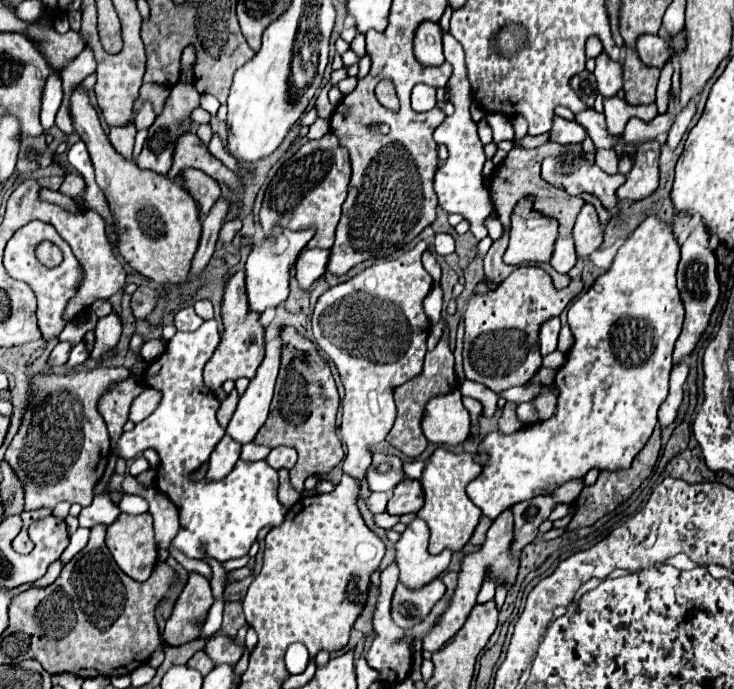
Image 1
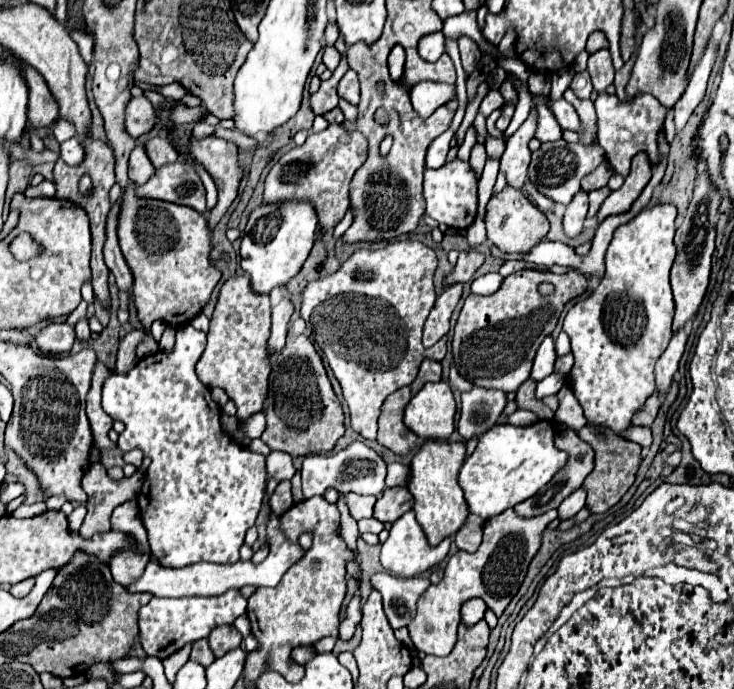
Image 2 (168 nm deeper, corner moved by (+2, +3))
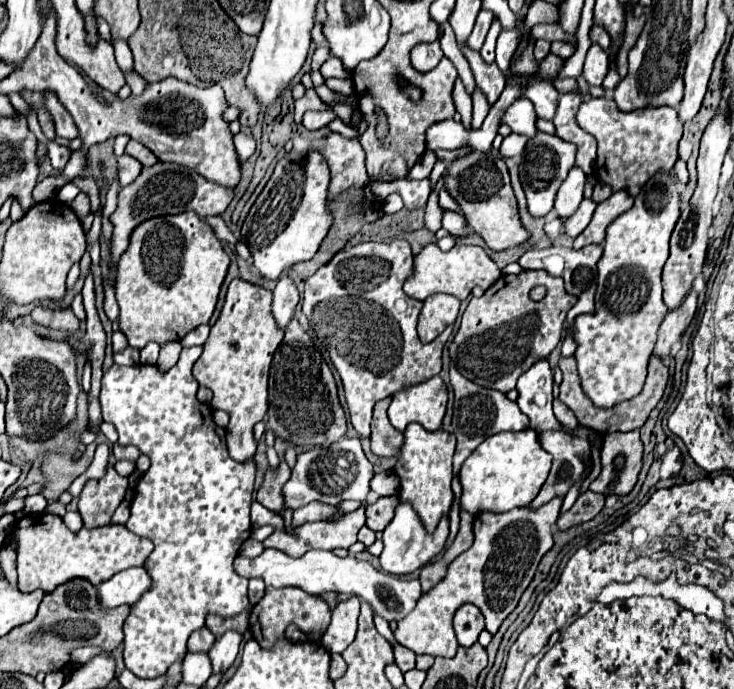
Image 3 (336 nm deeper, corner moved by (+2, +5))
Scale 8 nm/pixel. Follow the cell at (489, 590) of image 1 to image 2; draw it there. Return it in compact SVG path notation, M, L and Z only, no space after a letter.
M468 599L464 605L462 605L462 621L466 625L470 625L472 621L478 621L480 617L484 617L484 611L486 611L486 603L484 599Z

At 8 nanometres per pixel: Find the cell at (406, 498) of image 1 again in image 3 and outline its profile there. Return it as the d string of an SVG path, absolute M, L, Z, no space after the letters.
M380 497L376 503L366 507L366 527L372 531L384 531L394 517L394 505L398 505L398 497Z

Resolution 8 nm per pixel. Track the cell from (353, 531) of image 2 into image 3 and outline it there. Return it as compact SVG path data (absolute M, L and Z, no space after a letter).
M352 597L346 603L340 603L332 611L332 621L320 641L326 651L342 653L354 641L358 613L360 613L360 599L358 597Z

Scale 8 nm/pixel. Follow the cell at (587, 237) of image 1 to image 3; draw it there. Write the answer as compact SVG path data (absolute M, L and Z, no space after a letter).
M572 167L568 177L562 181L556 201L554 201L554 209L560 217L570 217L570 213L574 213L574 209L580 205L582 191L584 191L584 183L586 183L586 175L582 173L582 169Z

